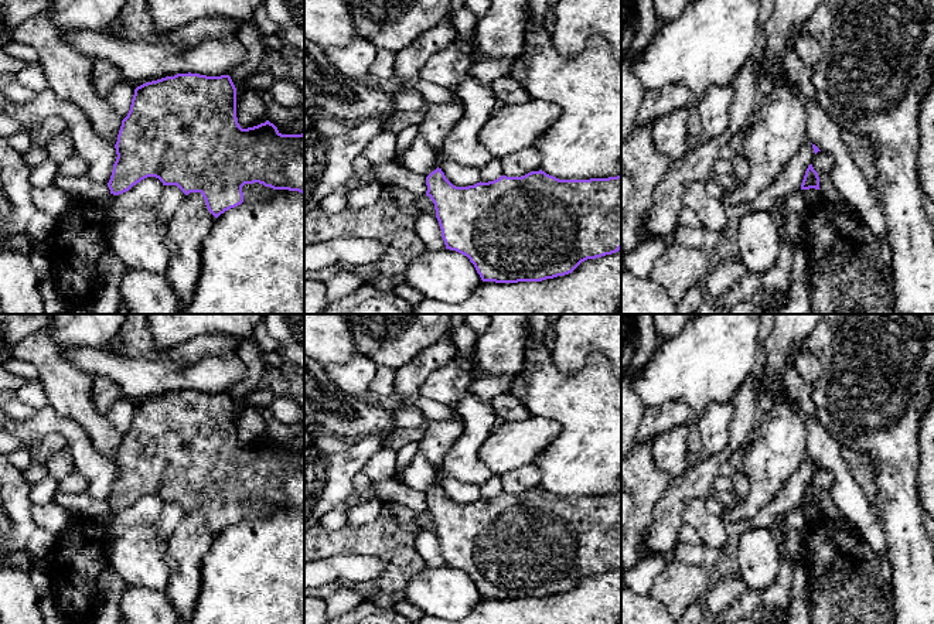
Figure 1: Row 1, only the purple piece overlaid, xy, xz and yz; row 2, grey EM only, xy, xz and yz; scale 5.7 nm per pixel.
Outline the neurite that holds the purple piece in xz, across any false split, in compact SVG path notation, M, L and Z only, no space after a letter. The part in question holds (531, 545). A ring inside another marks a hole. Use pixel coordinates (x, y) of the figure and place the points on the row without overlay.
M437 484L426 494L426 502L446 566L467 573L483 599L542 599L569 591L587 576L621 566L621 491L609 495L559 497L539 487L522 494L501 492L494 498L456 504Z

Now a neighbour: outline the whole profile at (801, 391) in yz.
M788 366L784 374L784 385L788 393L802 408L804 413L817 419L817 409L812 402L812 385L807 383L795 371Z

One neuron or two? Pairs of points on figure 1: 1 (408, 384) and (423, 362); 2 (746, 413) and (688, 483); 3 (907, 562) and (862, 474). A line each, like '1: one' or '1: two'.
1: one
2: one
3: two

